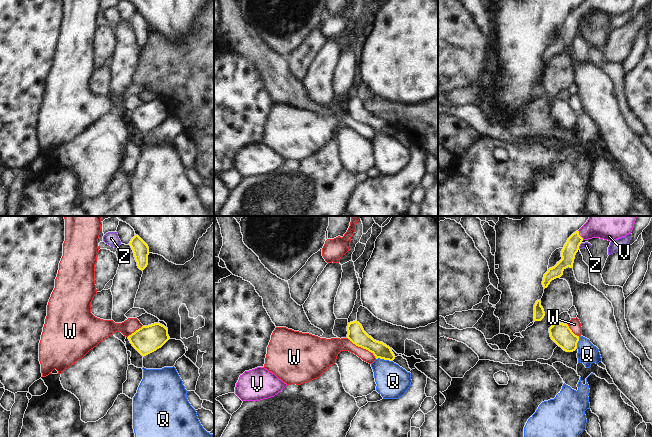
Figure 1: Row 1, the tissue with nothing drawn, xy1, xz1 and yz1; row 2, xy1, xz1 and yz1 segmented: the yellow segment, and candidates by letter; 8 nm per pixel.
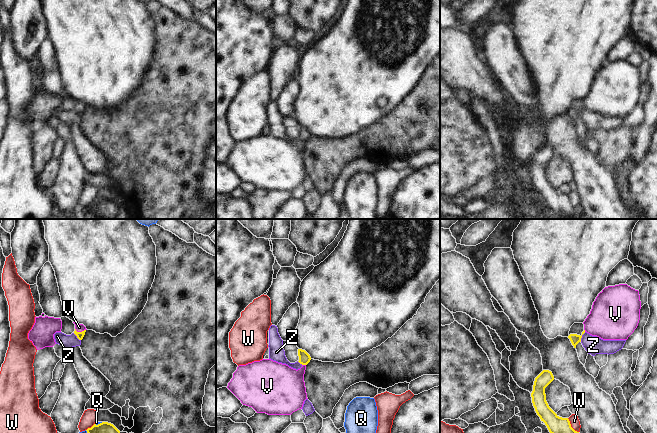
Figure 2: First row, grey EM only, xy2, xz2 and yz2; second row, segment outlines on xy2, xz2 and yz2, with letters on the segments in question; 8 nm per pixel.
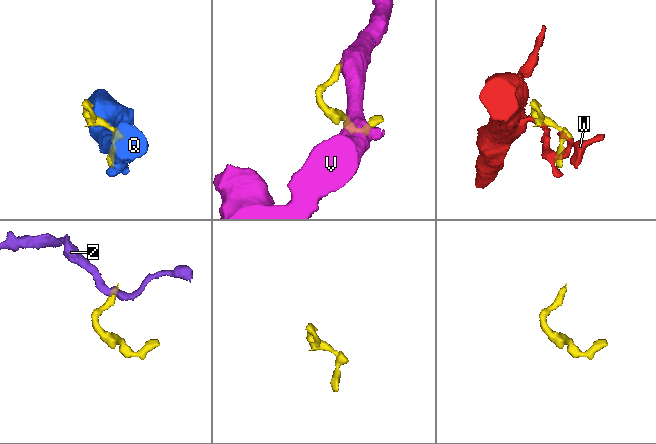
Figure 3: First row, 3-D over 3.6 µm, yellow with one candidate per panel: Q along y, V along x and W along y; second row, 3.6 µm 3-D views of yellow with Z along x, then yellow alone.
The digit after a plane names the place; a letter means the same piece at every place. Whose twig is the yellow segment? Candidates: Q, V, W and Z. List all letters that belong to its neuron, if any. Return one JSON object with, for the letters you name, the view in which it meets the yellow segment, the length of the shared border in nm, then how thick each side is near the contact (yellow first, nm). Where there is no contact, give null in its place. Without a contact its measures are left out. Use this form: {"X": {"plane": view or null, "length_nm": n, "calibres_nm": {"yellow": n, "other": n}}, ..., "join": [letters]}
{"V": {"plane": "xy2", "length_nm": 90, "calibres_nm": {"yellow": 60, "other": 60}}, "join": ["V"]}

